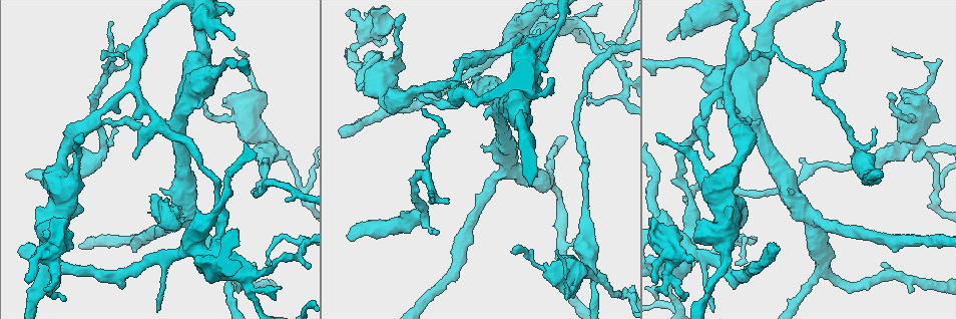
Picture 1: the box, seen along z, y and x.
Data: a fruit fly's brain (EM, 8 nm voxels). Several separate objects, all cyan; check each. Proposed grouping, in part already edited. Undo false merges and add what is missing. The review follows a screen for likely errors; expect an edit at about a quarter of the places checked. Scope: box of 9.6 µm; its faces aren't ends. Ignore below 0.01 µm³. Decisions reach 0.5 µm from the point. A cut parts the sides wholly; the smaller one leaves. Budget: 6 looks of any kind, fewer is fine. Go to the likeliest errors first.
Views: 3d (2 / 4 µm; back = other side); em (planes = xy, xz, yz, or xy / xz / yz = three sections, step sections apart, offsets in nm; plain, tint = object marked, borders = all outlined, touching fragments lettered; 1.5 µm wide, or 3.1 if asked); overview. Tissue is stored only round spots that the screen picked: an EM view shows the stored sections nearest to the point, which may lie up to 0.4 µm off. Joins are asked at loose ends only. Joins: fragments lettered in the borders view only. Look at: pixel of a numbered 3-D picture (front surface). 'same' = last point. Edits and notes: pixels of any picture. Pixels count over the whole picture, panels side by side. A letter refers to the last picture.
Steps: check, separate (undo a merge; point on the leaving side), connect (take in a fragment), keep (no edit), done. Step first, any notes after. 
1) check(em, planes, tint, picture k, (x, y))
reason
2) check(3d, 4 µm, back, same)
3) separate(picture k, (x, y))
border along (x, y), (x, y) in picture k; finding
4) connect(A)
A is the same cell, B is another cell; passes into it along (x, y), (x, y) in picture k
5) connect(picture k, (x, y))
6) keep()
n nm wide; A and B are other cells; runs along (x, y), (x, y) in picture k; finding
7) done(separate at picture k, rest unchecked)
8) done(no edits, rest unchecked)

check(em, yz, step 4, tint, picture 1, (622, 296))
abrupt turn

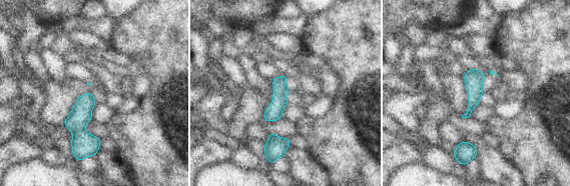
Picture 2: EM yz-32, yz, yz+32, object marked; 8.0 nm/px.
check(em, xz, step 8, borders, same)
cut it another way

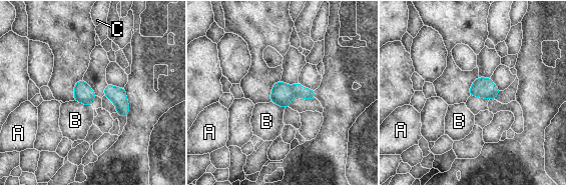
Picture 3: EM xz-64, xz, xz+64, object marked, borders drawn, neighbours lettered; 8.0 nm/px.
keep()
B touches over 160 nm; A, B and C are other cells; one cell here

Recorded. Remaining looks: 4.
check(3d, 4 µm, picture 1, (590, 273))
two arms at a narrow angle

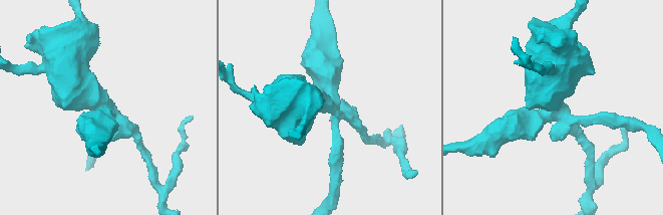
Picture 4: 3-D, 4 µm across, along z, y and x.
check(em, xz, step 4, borders, picture 4, (100, 103))

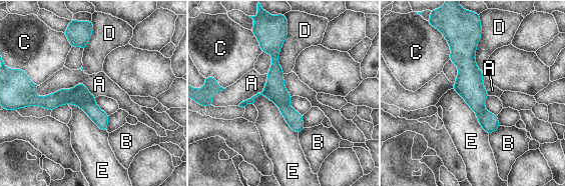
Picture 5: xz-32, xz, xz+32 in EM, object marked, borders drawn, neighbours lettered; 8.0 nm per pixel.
separate(picture 5, (63, 96))
A, B, C, D and E are other cells; 4 arms; border along (71, 89), (75, 95), (94, 101) in picture 5; two cells meet here

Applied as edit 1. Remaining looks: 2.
check(em, xy, step 8, borders, picture 1, (126, 60))
an open end

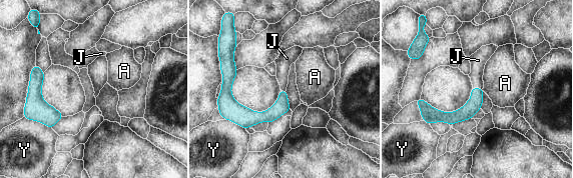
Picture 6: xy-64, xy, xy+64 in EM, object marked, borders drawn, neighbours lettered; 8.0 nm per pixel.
connect(J)
J is the same cell, A and Y are other cells; passes into it along (473, 105), (478, 88), (478, 60) in picture 6; the cell continues

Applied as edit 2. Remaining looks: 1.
done(separate at picture 5, connect at picture 6, rest unchecked)

